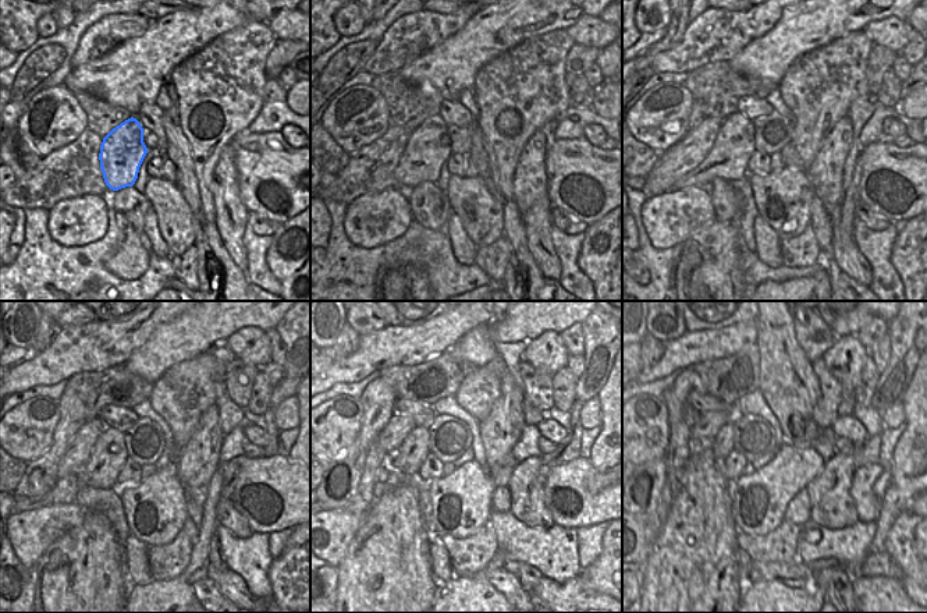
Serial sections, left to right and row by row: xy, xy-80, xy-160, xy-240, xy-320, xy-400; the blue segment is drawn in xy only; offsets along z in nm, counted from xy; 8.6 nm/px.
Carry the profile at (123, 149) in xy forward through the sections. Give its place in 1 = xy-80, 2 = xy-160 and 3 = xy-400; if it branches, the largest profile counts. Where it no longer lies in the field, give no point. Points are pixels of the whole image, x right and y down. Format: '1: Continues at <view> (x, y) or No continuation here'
1: Continues at xy-80 (428, 149)
2: Continues at xy-160 (728, 159)
3: Continues at xy-400 (723, 445)

